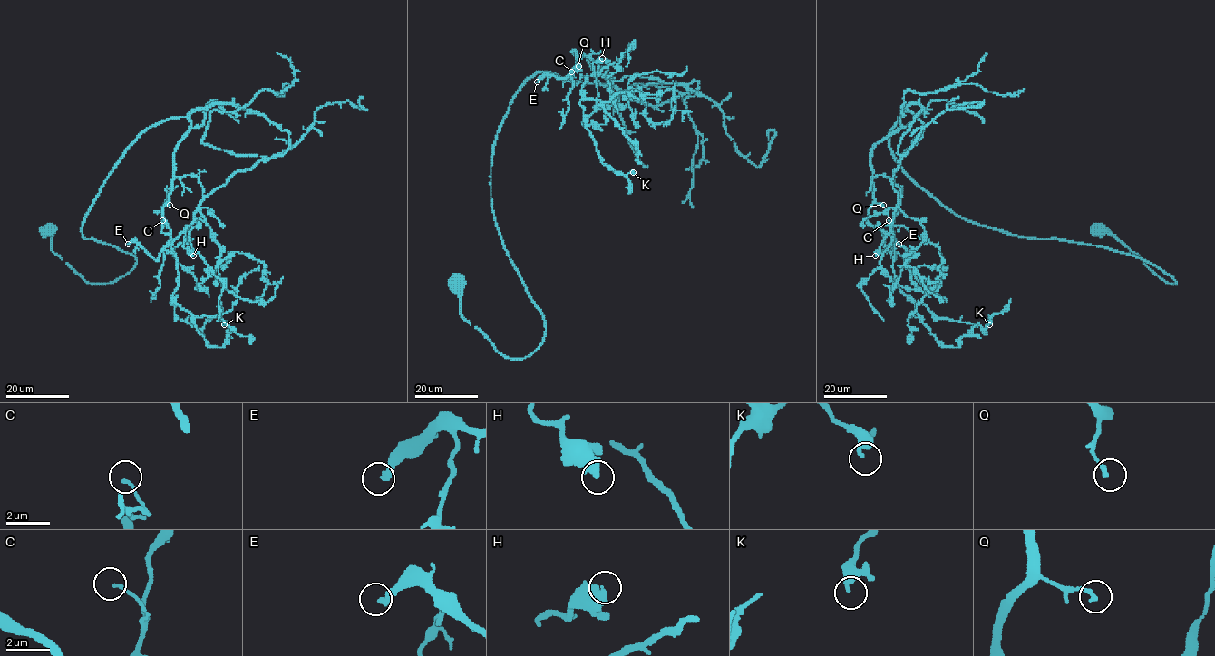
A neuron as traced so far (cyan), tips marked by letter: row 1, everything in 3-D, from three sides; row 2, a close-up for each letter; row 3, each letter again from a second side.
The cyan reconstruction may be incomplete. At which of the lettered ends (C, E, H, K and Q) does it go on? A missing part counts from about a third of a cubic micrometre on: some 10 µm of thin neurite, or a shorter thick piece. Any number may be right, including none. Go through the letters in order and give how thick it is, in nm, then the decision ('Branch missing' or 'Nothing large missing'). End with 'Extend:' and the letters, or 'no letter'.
C: Thickness 120 nm. Nothing large missing
E: Thickness 260 nm. Nothing large missing
H: Thickness 440 nm. Nothing large missing
K: Thickness 320 nm. Nothing large missing
Q: Thickness 190 nm. Nothing large missing
Extend: no letter

